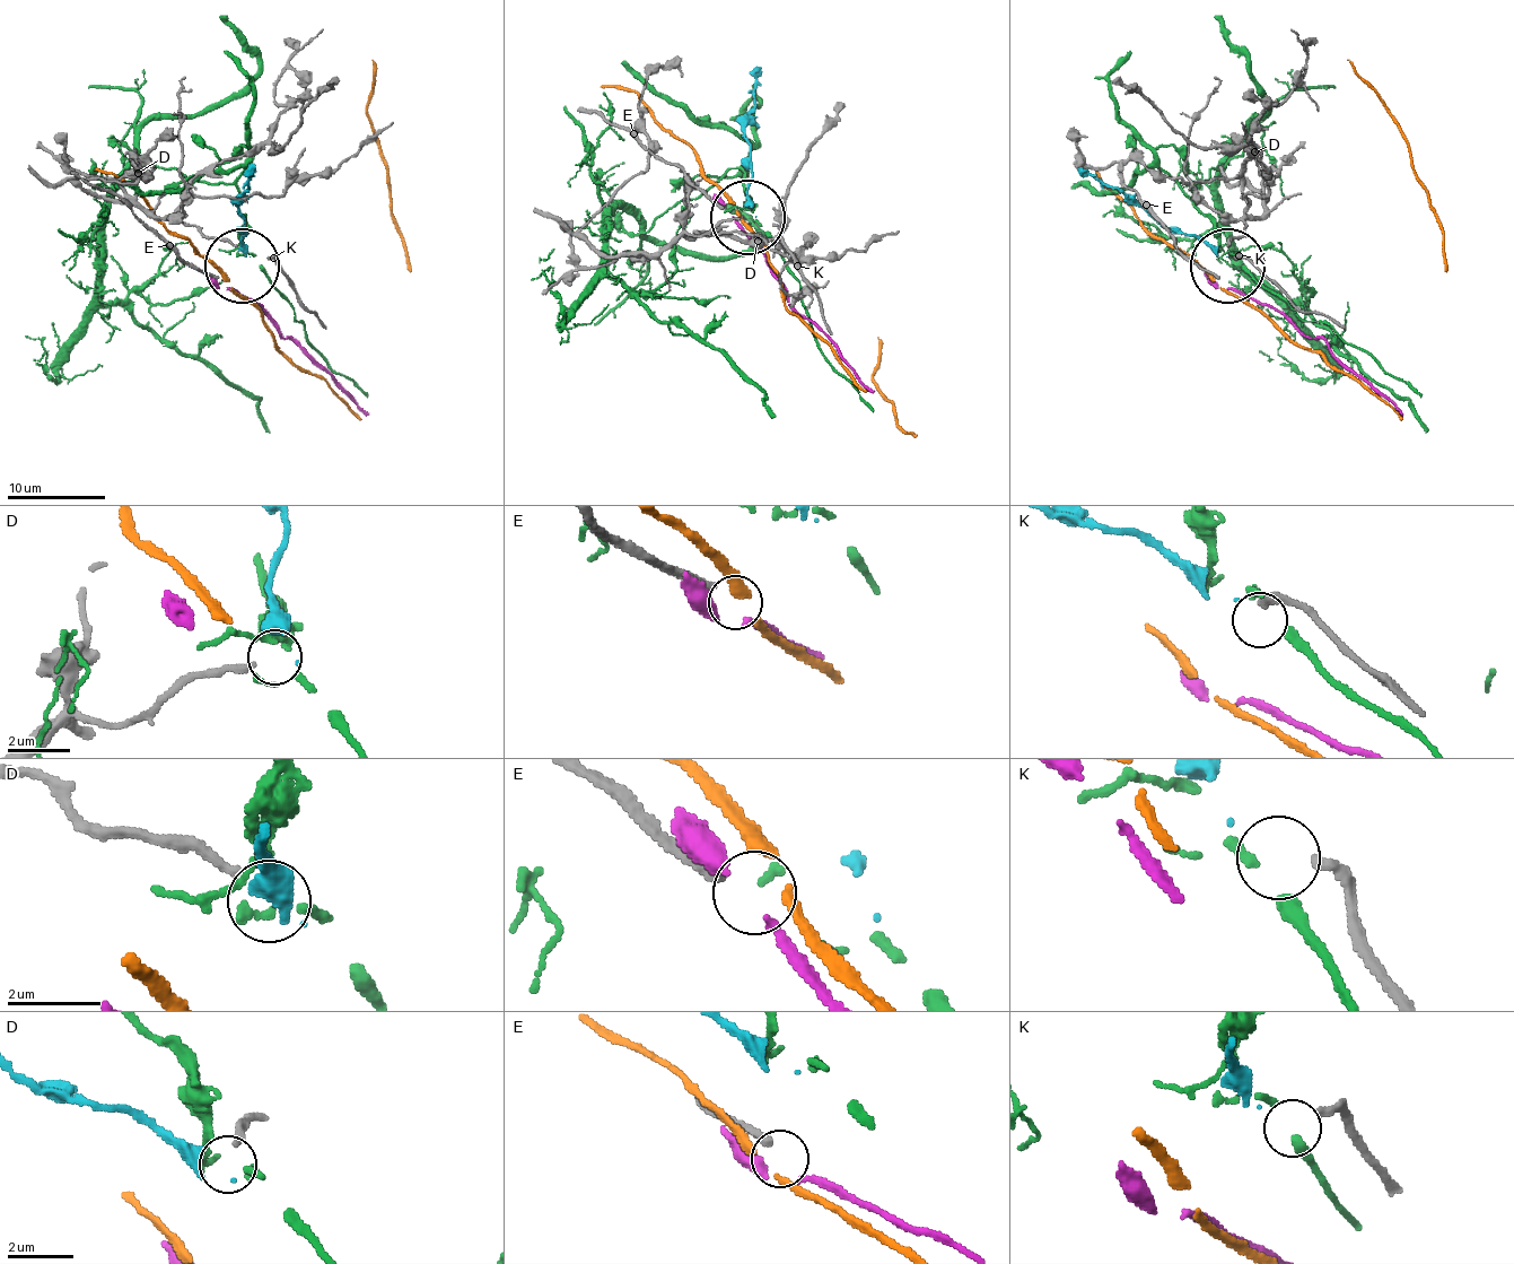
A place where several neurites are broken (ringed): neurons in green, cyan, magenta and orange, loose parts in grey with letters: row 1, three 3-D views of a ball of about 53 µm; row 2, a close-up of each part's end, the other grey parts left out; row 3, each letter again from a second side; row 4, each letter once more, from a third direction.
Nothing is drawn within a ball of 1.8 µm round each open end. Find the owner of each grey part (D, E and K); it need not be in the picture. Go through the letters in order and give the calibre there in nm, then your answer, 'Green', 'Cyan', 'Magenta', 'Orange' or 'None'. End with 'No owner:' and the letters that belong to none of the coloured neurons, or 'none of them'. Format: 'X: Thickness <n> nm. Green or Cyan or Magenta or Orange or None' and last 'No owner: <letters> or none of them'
D: Thickness 200 nm. Cyan
E: Thickness 260 nm. None
K: Thickness 240 nm. None
No owner: E, K

